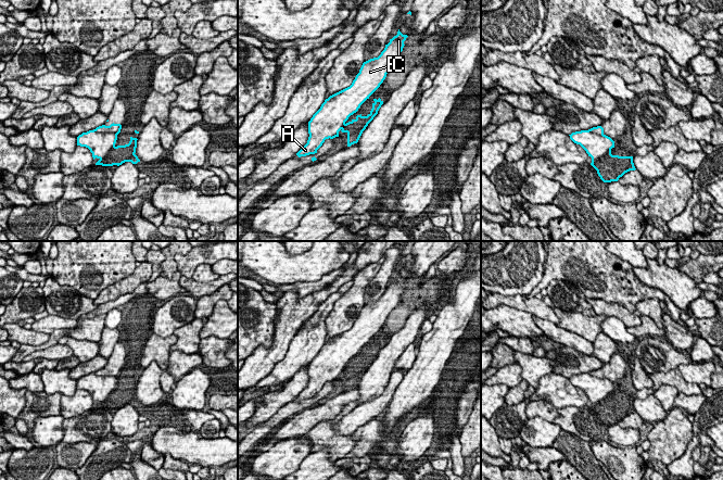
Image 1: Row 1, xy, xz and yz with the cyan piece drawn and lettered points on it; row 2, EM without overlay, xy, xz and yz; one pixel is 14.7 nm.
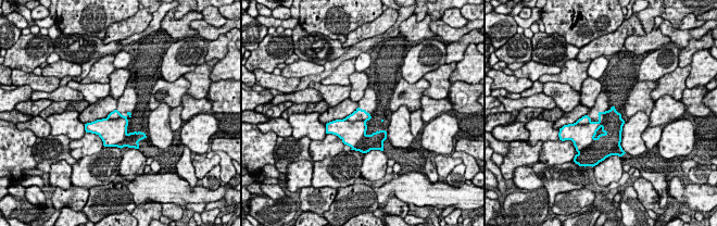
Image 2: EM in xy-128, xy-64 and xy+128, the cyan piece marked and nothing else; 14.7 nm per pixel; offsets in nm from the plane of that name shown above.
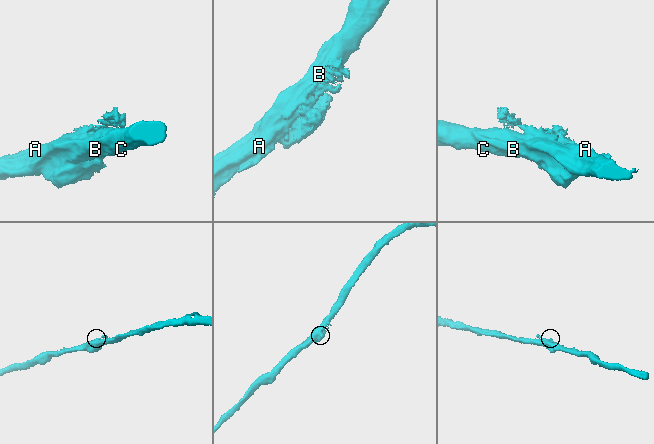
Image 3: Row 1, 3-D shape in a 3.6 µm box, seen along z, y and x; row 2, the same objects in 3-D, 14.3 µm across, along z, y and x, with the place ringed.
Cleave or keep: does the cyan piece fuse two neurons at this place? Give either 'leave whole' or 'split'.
leave whole

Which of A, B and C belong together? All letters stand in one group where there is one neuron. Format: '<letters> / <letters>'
A B C

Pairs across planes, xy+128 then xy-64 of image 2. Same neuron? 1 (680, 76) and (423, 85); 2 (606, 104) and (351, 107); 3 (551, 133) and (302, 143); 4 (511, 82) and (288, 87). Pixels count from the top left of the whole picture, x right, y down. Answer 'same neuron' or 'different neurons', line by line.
1: different neurons
2: different neurons
3: different neurons
4: same neuron

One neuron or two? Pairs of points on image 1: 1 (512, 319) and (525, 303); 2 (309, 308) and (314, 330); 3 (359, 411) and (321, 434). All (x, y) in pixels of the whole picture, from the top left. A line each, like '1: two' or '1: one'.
1: two
2: two
3: two

